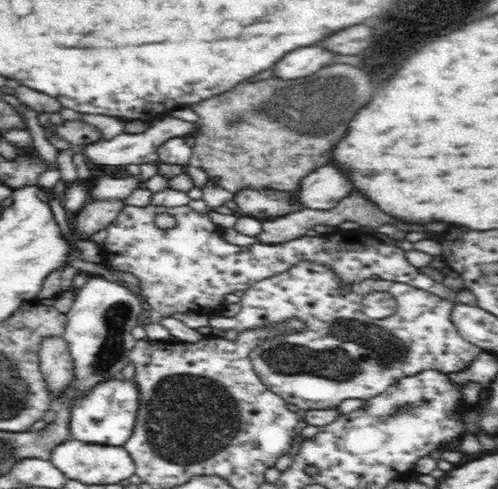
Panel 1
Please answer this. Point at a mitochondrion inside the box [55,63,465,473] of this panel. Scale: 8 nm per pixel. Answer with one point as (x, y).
(190, 419)

